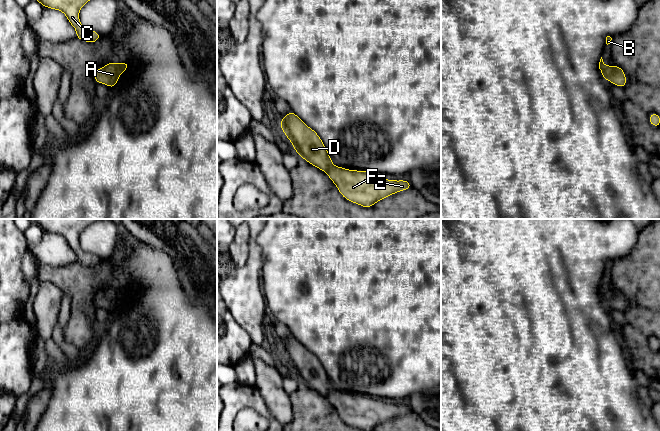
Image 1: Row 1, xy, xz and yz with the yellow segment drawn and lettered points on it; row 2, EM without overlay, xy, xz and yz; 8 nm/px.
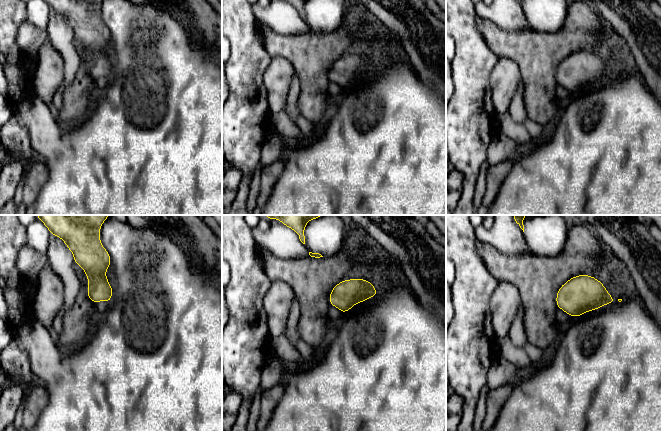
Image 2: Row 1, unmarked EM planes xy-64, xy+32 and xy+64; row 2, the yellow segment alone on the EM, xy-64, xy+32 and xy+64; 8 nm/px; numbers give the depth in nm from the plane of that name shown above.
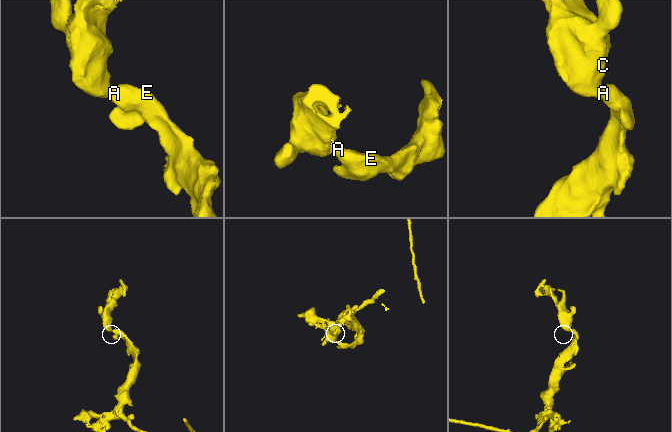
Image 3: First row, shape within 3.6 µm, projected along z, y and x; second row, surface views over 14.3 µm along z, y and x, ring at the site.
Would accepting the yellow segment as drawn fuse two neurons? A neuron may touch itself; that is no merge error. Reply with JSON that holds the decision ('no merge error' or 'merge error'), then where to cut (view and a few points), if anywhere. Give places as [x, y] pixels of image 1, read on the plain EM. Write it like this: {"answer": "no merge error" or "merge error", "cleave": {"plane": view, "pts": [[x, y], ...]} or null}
{"answer": "no merge error", "cleave": null}

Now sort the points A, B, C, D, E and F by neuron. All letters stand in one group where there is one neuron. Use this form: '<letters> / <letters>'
A B C D E F

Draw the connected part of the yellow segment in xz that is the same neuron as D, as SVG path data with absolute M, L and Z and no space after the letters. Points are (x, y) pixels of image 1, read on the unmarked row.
M292 334L280 344L280 352L299 380L319 394L325 395L340 418L350 426L362 431L372 431L392 418L412 413L408 404L383 403L372 395L334 390L319 359Z

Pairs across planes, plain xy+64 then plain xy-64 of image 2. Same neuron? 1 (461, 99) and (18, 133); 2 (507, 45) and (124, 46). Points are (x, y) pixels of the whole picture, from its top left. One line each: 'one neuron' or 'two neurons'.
1: one neuron
2: two neurons

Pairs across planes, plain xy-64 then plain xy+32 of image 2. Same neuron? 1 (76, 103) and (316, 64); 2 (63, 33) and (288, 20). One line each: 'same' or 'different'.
1: same
2: same

